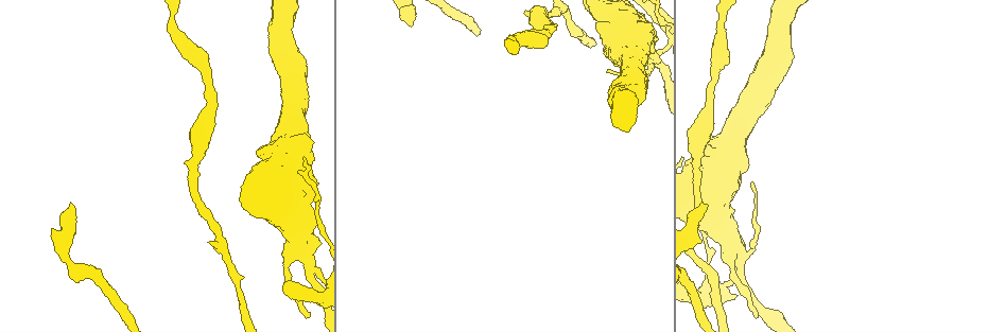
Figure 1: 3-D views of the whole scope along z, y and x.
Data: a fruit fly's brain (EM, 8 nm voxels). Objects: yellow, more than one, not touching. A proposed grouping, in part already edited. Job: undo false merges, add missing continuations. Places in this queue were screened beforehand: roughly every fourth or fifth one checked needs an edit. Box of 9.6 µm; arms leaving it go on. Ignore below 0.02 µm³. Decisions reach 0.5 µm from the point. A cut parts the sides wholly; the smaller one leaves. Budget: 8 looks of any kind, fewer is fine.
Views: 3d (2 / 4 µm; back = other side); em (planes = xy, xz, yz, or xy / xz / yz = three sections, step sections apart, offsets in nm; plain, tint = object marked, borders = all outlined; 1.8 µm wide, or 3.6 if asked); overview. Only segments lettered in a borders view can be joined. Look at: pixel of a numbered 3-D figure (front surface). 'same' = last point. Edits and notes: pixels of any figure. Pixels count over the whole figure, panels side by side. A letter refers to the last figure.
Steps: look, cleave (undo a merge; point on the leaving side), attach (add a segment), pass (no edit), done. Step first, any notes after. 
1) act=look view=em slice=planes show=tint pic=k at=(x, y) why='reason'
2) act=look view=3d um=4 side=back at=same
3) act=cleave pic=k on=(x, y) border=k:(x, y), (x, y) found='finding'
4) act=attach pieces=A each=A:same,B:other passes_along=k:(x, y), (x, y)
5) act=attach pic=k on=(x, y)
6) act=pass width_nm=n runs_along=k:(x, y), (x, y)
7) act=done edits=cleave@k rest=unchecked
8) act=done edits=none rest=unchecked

act=look view=3d um=4 pic=1 at=(308, 269) why='sudden change in width'

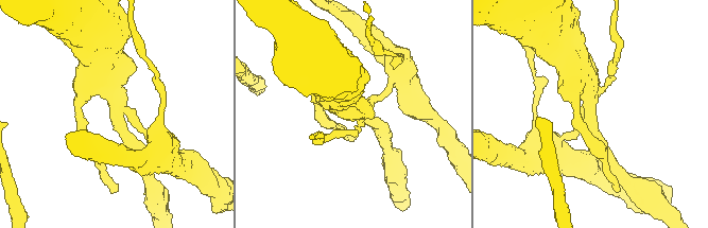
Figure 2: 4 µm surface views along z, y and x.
act=look view=em slice=planes show=borders pic=2 at=(588, 107) arms=4

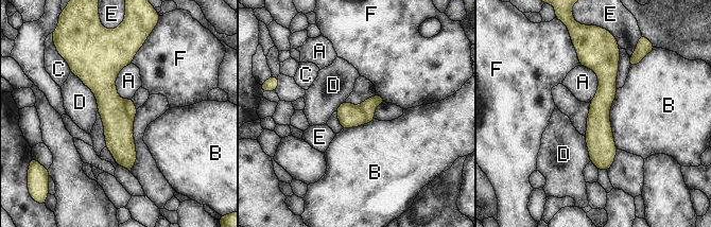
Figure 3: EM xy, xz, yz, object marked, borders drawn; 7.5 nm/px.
act=cleave pic=3 on=(129, 109) width_nm=180 each=A:other,B:other,C:other,D:other,E:other,F:other border=3:(124, 101), (124, 114), (132, 121) found='two neurons meet here'

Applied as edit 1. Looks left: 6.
act=look view=3d um=4 pic=1 at=(706, 207) why='stops while still wide'

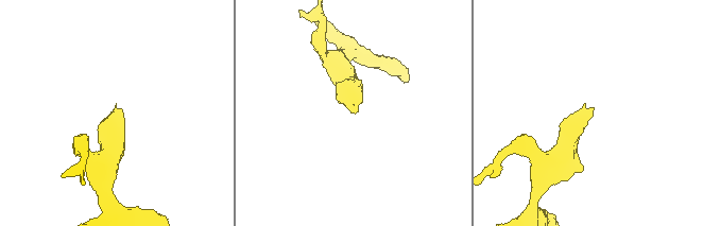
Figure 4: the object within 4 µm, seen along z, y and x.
act=look view=em um=3.6 slice=planes show=borders pic=4 at=(116, 109)

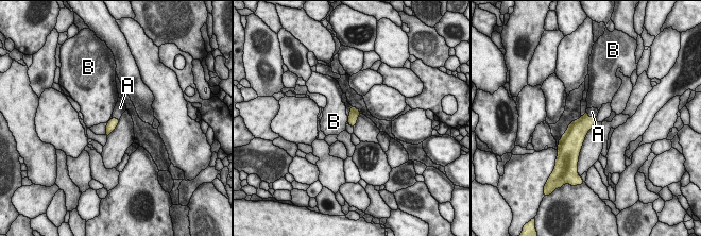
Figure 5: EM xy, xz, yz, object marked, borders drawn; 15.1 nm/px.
act=attach pieces=A each=A:same,B:other passes_along=5:(579, 129), (591, 117), (592, 112) found='the neuron continues'

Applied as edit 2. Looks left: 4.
act=done edits=cleave@3,attach@5 rest=unchecked

